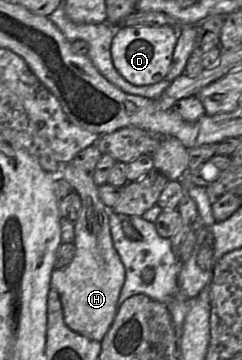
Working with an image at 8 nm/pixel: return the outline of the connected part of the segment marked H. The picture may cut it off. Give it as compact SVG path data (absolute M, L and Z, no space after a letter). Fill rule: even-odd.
M73 163L62 164L60 176L67 180L81 198L81 211L75 224L75 255L63 269L54 269L51 288L60 295L65 324L73 331L95 341L102 341L117 312L117 301L125 280L125 268L110 232L108 208L99 197L92 173Z

